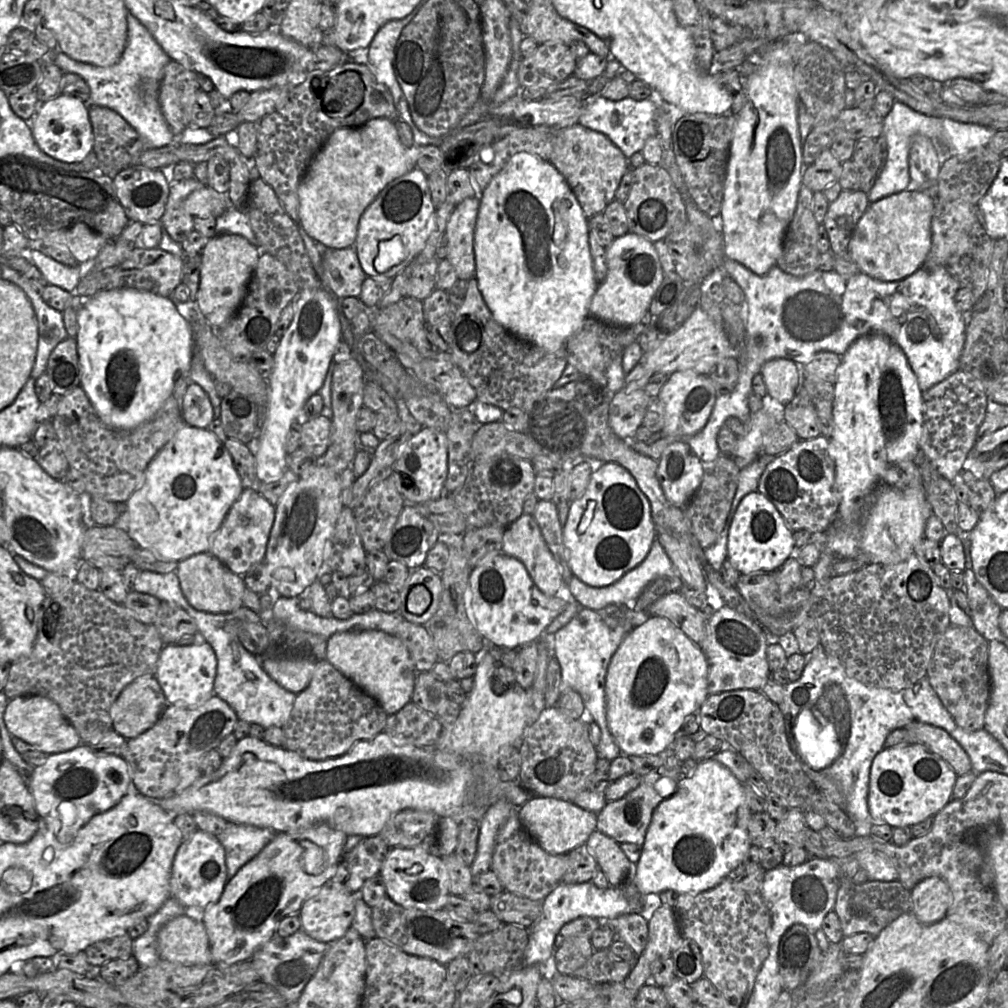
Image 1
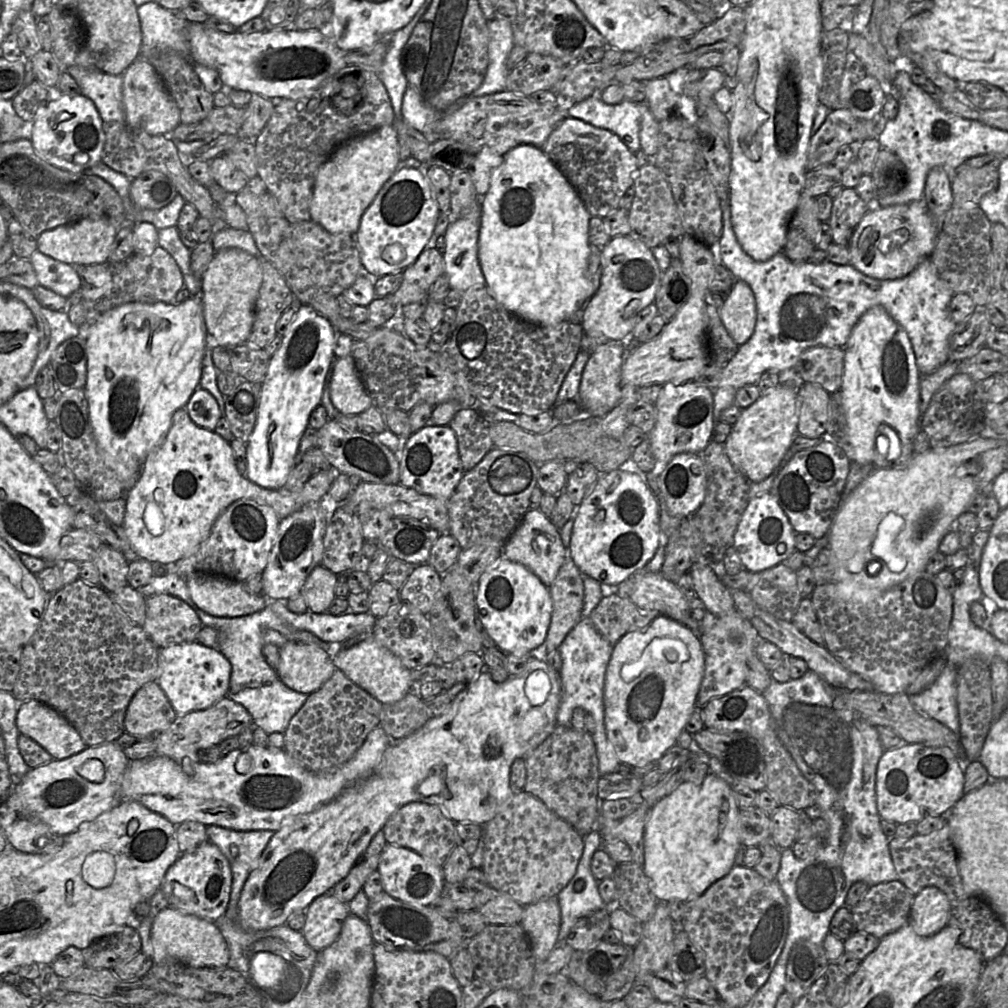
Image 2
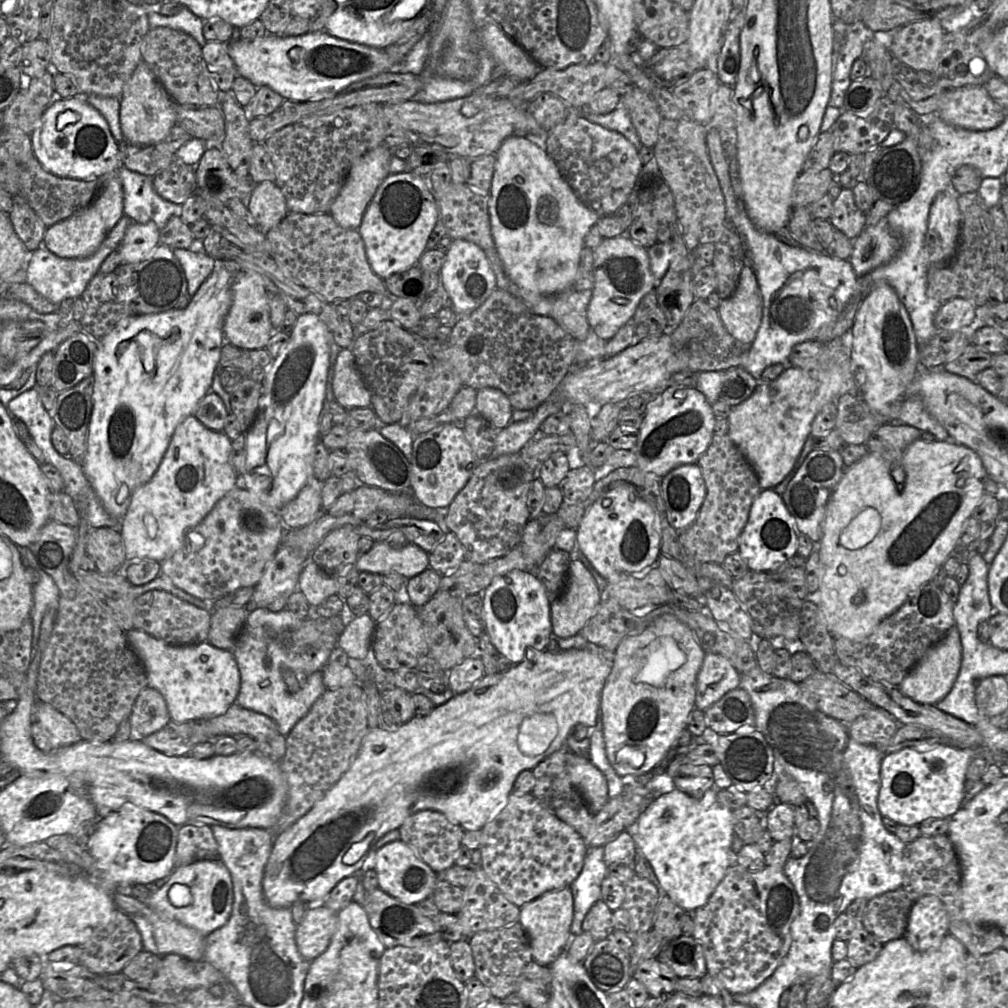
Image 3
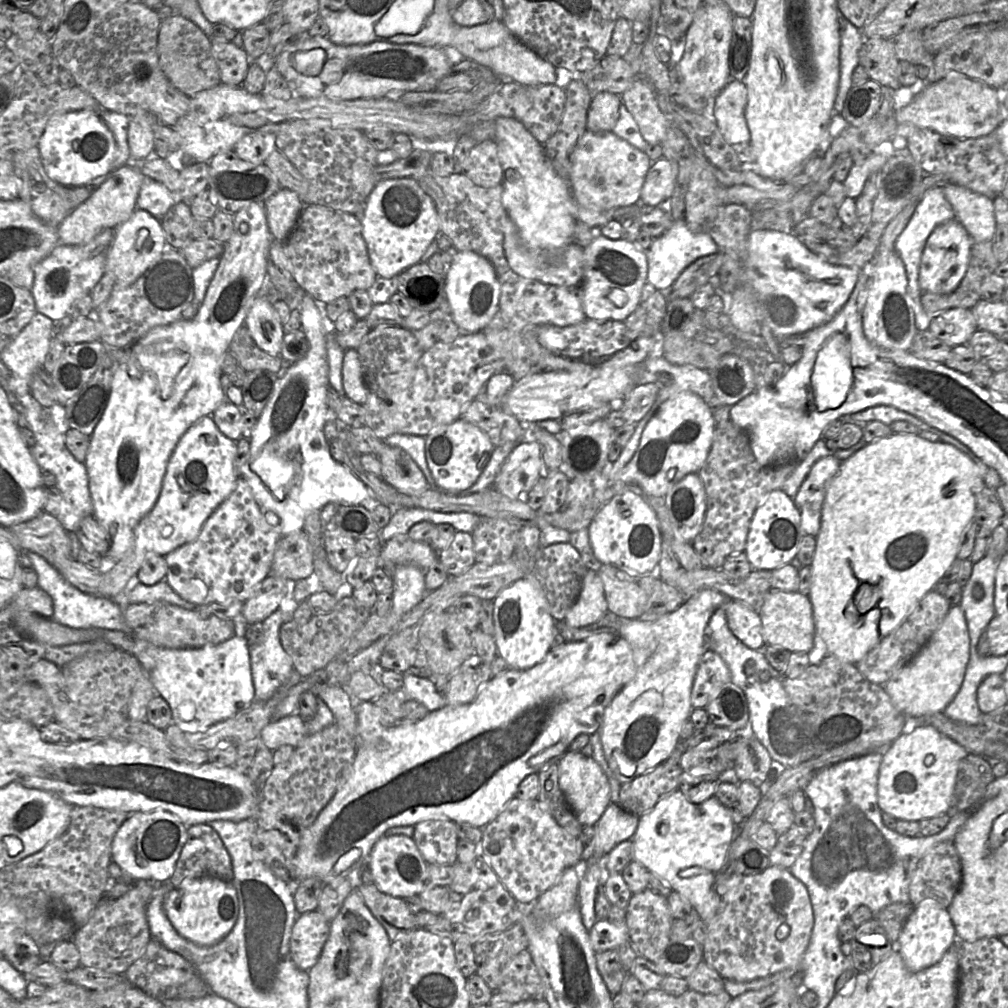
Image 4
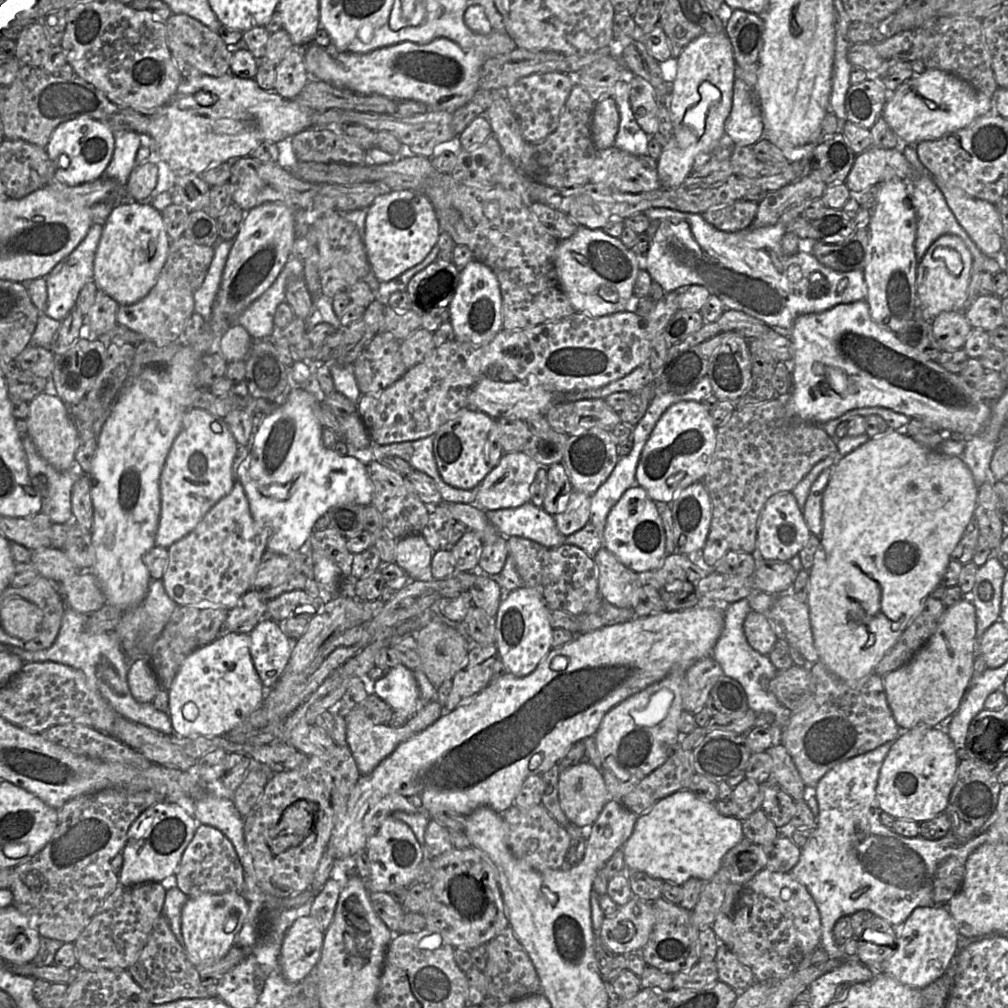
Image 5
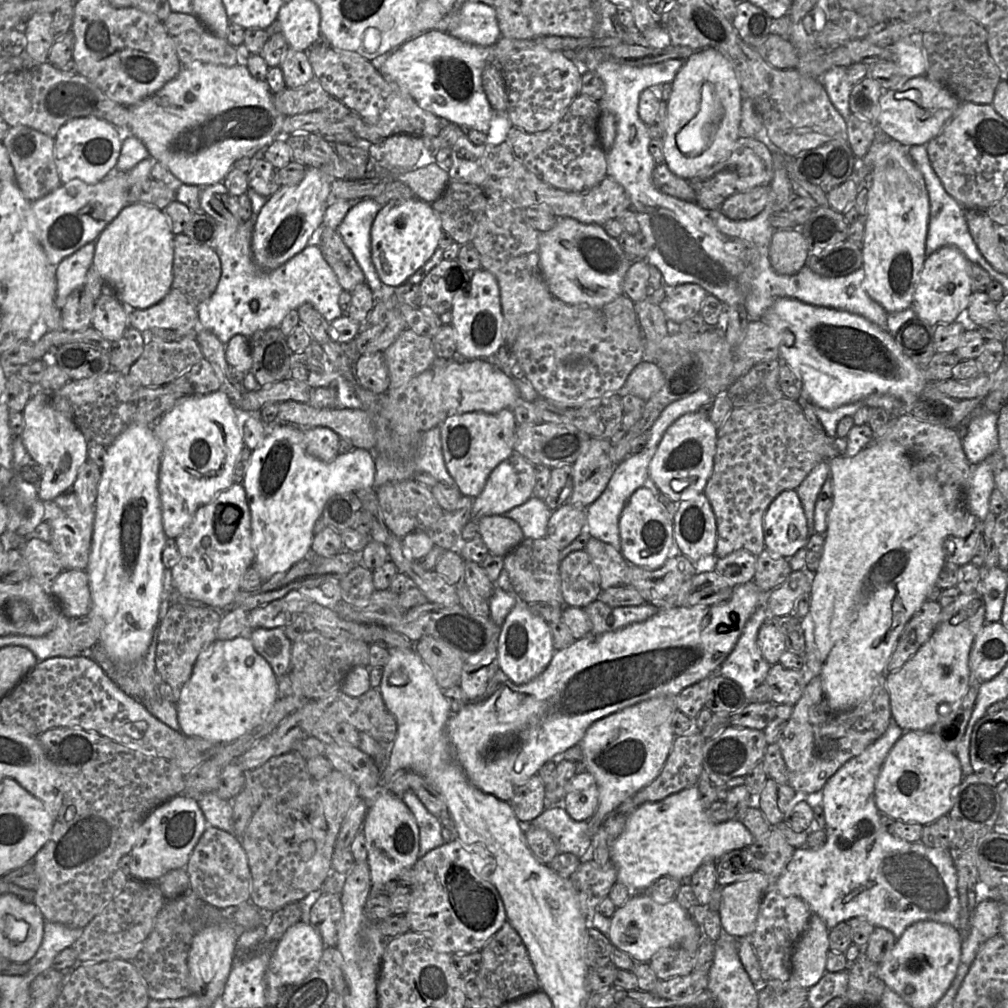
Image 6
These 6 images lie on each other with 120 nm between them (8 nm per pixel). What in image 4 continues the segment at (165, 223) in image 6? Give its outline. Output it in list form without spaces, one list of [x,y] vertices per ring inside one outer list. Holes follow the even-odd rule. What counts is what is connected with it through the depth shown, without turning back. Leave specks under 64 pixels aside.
[[[136,208],[130,218],[116,229],[107,253],[105,271],[114,275],[118,287],[127,287],[161,257],[165,248],[166,240],[161,222],[149,212]]]

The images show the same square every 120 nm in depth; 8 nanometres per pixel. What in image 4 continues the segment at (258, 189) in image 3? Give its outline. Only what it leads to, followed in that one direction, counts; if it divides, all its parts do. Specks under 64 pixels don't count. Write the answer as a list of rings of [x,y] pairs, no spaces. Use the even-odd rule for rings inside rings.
[[[287,188],[279,189],[264,201],[267,223],[274,240],[284,241],[295,228],[304,204]]]

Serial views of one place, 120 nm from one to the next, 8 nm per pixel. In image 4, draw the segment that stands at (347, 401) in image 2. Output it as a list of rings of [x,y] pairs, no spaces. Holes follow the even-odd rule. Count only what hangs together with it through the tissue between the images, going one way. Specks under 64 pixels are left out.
[[[348,349],[344,353],[342,383],[345,397],[360,405],[366,402],[369,391],[364,382],[362,367],[356,349]]]

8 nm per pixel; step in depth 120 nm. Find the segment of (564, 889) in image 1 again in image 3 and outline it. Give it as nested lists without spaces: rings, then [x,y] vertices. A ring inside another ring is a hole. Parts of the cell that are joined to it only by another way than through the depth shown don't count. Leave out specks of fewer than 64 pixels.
[[[588,847],[583,867],[570,884],[573,894],[573,919],[571,935],[582,933],[582,922],[595,902],[601,899],[601,884],[607,875],[604,847]]]

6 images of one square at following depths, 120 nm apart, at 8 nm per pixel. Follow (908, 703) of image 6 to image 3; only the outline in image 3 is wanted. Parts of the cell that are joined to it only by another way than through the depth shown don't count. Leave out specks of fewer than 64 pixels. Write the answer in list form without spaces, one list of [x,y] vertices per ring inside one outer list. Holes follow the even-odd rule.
[[[954,624],[947,634],[931,646],[898,685],[901,692],[916,702],[936,704],[945,698],[957,679],[962,663],[962,643],[959,629]]]

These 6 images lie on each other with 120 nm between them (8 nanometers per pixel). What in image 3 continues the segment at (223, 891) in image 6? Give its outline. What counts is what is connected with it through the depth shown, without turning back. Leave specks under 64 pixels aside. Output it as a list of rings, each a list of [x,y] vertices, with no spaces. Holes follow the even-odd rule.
[[[183,825],[177,833],[174,866],[218,858],[218,845],[207,825]]]

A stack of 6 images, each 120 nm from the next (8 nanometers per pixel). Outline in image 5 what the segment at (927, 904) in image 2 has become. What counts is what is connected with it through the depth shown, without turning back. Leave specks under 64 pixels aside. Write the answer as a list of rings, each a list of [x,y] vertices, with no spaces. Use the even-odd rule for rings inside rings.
[[[947,906],[917,907],[896,930],[893,955],[884,961],[880,971],[913,988],[926,988],[943,976],[958,953],[959,933]]]

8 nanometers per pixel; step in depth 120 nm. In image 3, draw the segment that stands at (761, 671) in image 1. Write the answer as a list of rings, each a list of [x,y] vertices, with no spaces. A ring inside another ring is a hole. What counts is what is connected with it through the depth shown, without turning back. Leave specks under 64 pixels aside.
[[[705,653],[696,678],[695,708],[705,711],[725,693],[739,688],[740,676],[726,657]]]

